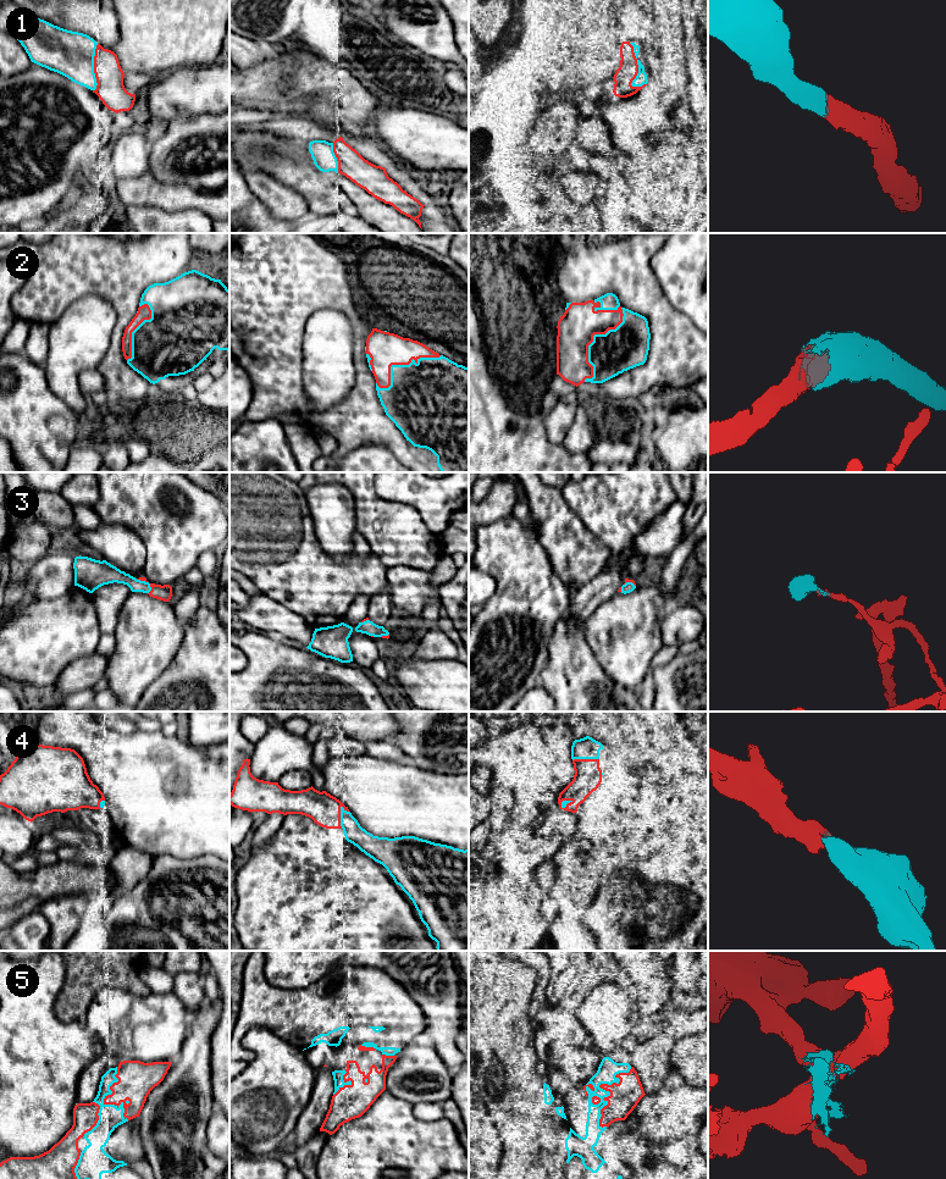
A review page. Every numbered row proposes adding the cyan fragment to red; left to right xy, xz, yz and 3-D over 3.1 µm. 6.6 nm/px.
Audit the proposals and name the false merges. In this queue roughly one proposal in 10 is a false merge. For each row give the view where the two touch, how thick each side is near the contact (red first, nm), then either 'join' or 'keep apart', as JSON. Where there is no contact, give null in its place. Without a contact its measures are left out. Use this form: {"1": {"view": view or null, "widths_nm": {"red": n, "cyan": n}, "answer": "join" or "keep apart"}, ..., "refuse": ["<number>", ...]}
{"1": {"view": "yz", "widths_nm": {"red": 130, "cyan": 80}, "answer": "join"}, "2": {"view": "yz", "widths_nm": {"red": 240, "cyan": 280}, "answer": "join"}, "3": {"view": "xy", "widths_nm": {"red": 100, "cyan": 90}, "answer": "join"}, "4": {"view": "xz", "widths_nm": {"red": 200, "cyan": 140}, "answer": "join"}, "5": {"view": "yz", "widths_nm": {"red": 190, "cyan": 130}, "answer": "keep apart"}, "refuse": ["5"]}

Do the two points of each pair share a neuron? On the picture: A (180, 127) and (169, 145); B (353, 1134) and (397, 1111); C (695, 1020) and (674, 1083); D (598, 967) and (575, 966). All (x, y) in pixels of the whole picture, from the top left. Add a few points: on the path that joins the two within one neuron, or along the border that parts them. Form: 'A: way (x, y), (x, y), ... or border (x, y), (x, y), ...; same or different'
A: way (180, 132), (173, 140); same
B: way (364, 1134), (374, 1134), (386, 1122); same
C: border (670, 1067), (663, 1083), (652, 1094); different
D: border (588, 963), (582, 981), (575, 992); different

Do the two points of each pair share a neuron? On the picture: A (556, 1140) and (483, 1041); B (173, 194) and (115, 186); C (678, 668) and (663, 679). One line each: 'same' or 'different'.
A: same
B: same
C: same

